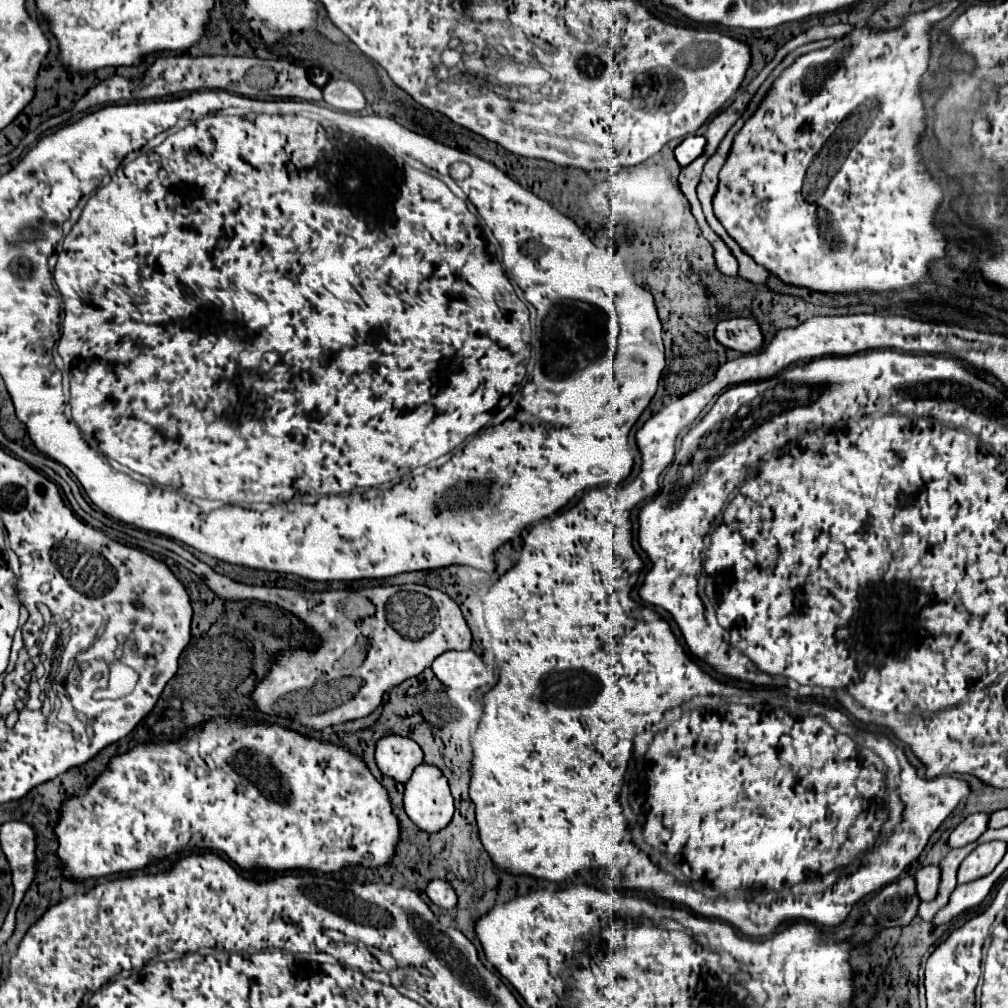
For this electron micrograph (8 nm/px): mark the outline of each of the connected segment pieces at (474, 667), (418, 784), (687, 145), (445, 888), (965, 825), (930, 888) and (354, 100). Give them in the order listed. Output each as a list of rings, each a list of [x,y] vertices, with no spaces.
[[[472,649],[446,651],[432,663],[432,671],[446,687],[476,689],[486,675],[486,665]]]
[[[422,763],[404,789],[404,811],[420,831],[436,833],[454,815],[454,801],[446,777],[438,767]]]
[[[702,135],[686,137],[686,139],[674,149],[674,155],[676,155],[676,161],[680,163],[680,167],[690,165],[690,163],[704,151],[704,145],[706,145],[706,139],[704,139]]]
[[[432,879],[426,887],[426,895],[430,901],[442,909],[452,909],[456,907],[456,893],[448,881],[442,879]]]
[[[984,813],[968,815],[968,817],[950,833],[948,845],[950,845],[950,847],[964,847],[964,845],[976,841],[986,829],[988,829],[988,815],[984,815]]]
[[[926,865],[916,869],[914,873],[916,879],[916,893],[922,901],[932,901],[938,893],[938,883],[940,883],[940,869],[936,865]]]
[[[332,79],[322,87],[322,95],[324,101],[338,111],[346,111],[346,113],[356,113],[362,111],[366,105],[366,99],[362,95],[362,91],[352,83],[352,81],[344,81],[344,79]]]

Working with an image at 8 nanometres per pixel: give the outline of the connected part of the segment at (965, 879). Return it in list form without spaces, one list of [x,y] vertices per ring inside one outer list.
[[[990,841],[978,845],[960,865],[958,869],[958,885],[976,881],[988,873],[1000,863],[1000,859],[1006,853],[1006,843],[1004,841]]]

